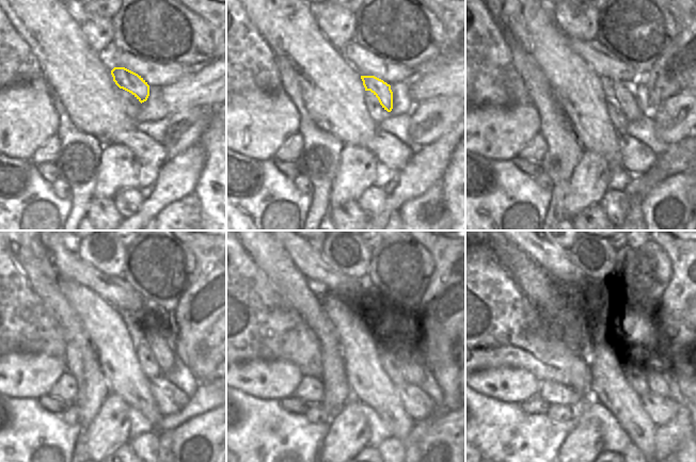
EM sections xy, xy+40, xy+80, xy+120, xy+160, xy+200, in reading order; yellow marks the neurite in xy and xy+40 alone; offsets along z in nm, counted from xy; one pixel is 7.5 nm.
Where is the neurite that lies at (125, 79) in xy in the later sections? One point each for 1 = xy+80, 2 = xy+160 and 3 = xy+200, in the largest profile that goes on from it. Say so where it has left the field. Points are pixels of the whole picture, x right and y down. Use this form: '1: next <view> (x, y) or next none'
1: next xy+80 (622, 92)
2: next xy+160 (413, 369)
3: next xy+200 (655, 377)

